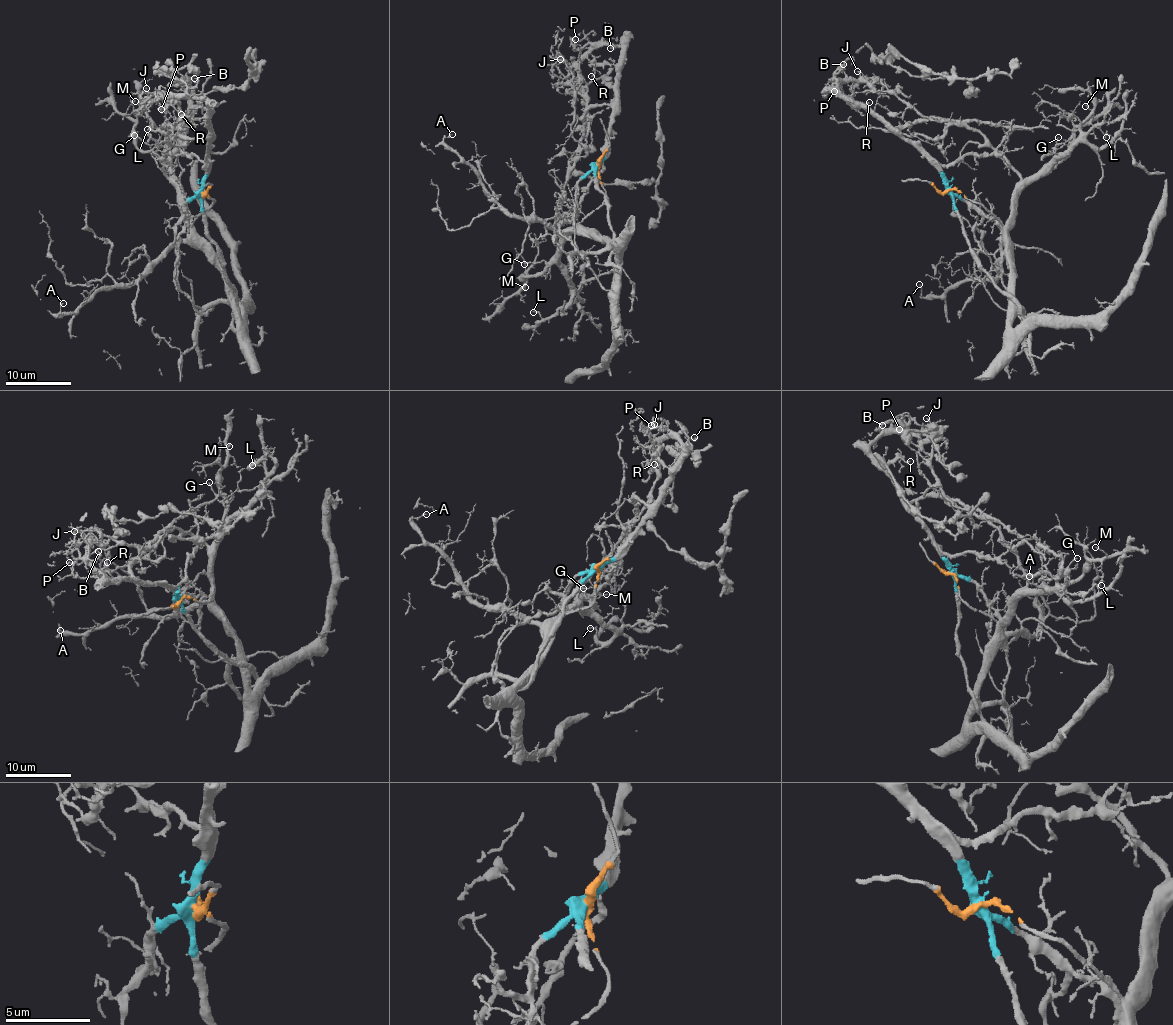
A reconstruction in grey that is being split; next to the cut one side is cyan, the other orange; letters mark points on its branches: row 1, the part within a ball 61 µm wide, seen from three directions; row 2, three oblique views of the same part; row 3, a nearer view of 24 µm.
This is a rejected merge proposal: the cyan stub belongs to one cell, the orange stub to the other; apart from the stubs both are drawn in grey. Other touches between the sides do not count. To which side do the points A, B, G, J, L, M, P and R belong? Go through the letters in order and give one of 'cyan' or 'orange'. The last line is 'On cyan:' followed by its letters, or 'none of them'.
A: orange
B: cyan
G: orange
J: cyan
L: orange
M: orange
P: cyan
R: cyan
On cyan: B, J, P, R

